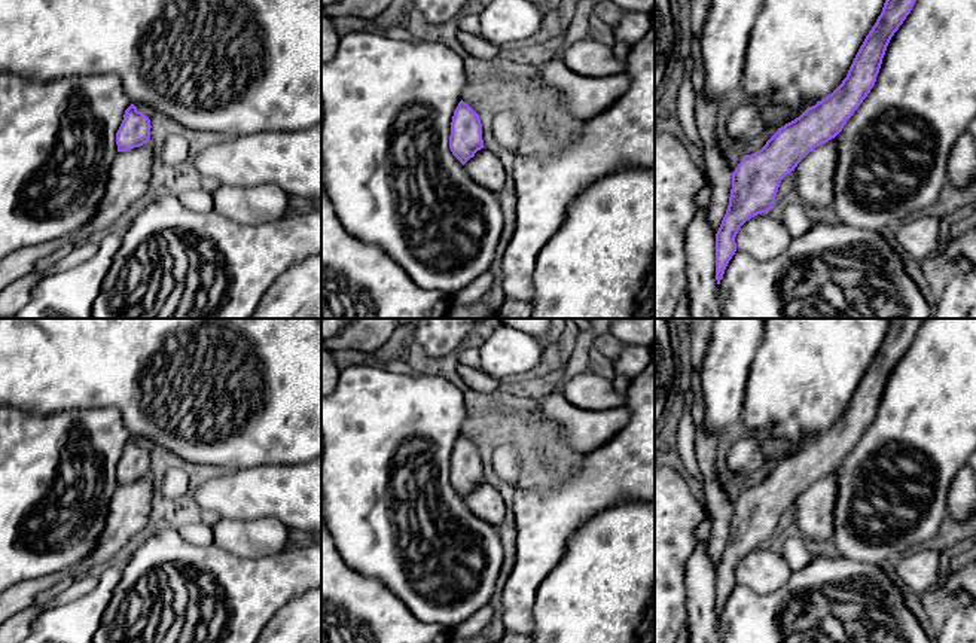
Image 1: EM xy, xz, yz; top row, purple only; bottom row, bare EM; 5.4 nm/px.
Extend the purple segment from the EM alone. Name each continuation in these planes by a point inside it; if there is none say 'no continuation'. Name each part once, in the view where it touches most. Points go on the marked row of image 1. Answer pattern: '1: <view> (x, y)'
1: yz (814, 174)

